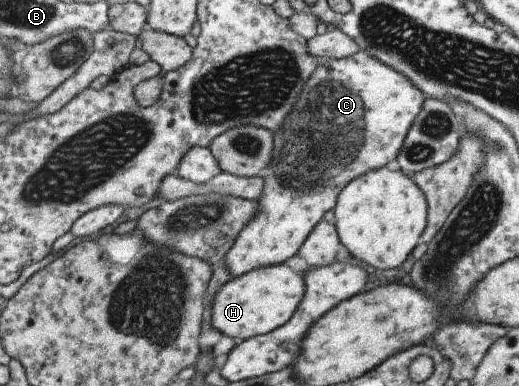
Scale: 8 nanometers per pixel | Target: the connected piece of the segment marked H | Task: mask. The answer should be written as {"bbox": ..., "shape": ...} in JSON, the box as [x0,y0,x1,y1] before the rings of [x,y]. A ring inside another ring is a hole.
{"bbox":[209,263,304,342],"shape":[[[280,263],[256,268],[240,276],[231,277],[220,286],[212,298],[209,328],[214,328],[222,336],[239,342],[256,335],[266,334],[284,324],[296,310],[304,294],[302,273]]]}

